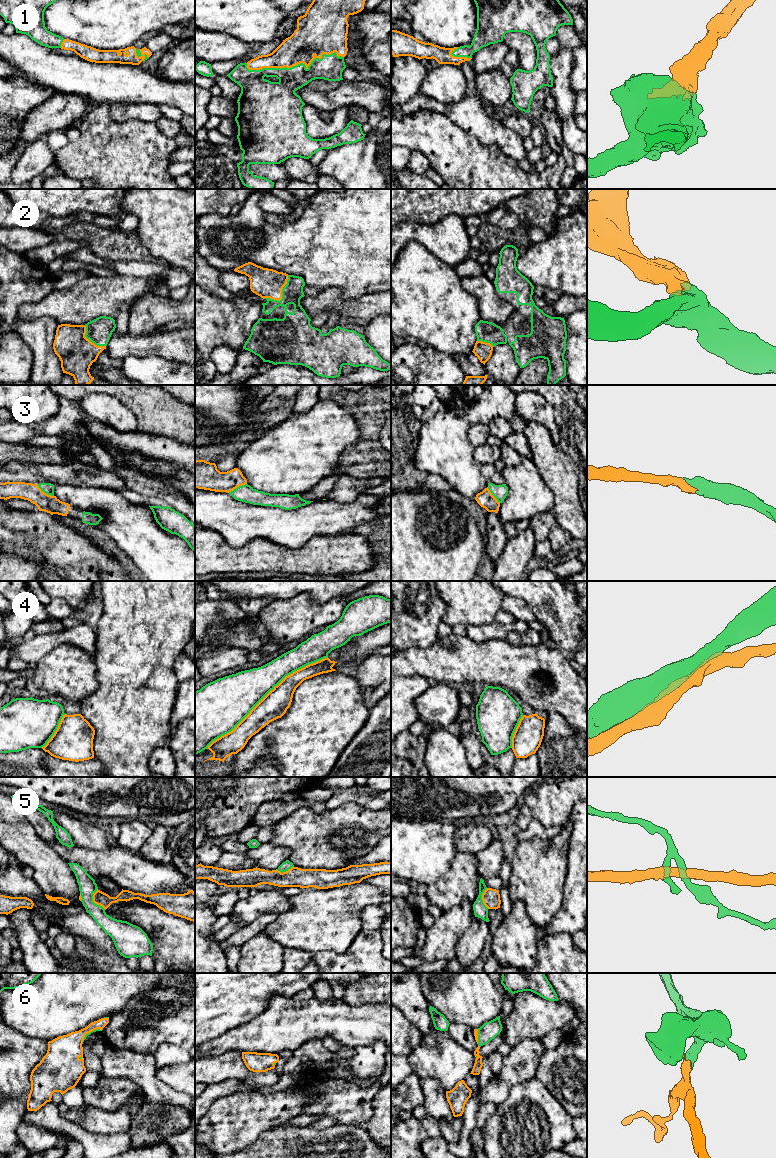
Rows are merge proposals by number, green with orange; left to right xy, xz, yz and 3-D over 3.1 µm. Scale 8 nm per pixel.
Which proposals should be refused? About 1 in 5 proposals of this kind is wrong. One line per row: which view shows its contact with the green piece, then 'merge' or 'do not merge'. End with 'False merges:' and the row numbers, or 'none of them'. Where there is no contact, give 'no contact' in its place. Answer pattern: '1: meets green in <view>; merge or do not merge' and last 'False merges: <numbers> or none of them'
1: meets green in xz; merge
2: meets green in xz; merge
3: meets green in xz; merge
4: meets green in xz; do not merge
5: meets green in xy; do not merge
6: meets green in xy; merge
False merges: 4, 5

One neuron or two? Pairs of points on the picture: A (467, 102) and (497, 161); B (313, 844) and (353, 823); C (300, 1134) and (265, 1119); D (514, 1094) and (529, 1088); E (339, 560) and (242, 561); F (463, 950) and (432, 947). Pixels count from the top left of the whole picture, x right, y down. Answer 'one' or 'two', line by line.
A: two
B: one
C: two
D: one
E: one
F: two

